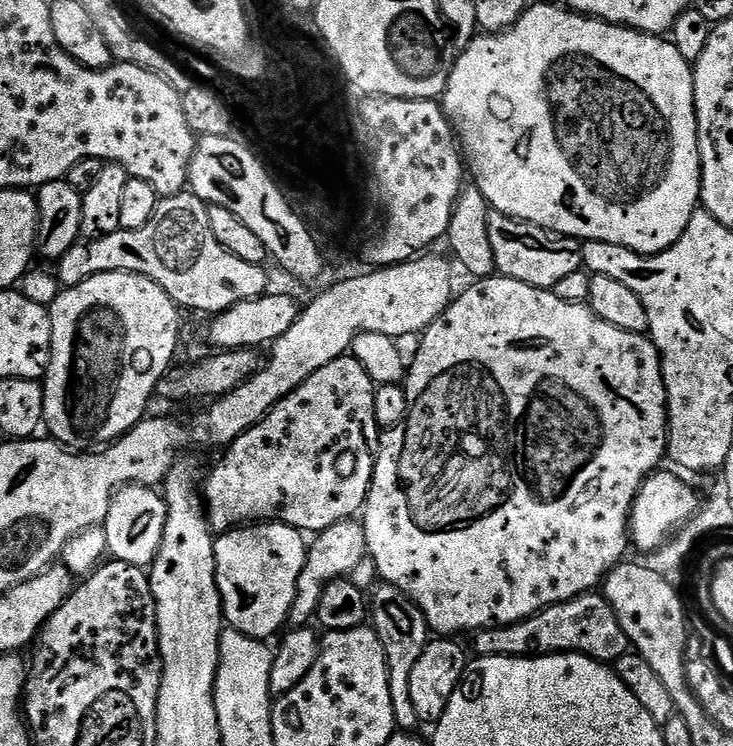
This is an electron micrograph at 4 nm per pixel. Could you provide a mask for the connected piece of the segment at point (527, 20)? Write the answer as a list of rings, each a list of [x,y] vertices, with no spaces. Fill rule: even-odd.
[[[532,2],[525,8],[518,18],[518,22],[514,22],[514,26],[510,26],[505,32],[477,35],[475,40],[463,45],[461,52],[464,53],[460,57],[458,55],[455,57],[452,71],[448,73],[448,84],[444,87],[442,107],[452,124],[452,131],[456,133],[459,147],[462,149],[463,159],[466,161],[467,171],[470,173],[471,183],[487,198],[489,205],[495,211],[513,216],[519,220],[525,220],[531,224],[537,224],[546,230],[557,232],[563,236],[574,236],[581,242],[597,240],[598,242],[610,242],[614,246],[626,246],[630,250],[640,253],[641,256],[657,256],[662,250],[674,246],[674,242],[678,242],[678,238],[682,238],[690,218],[698,211],[698,205],[700,204],[700,151],[698,150],[698,126],[696,125],[696,107],[694,106],[693,65],[686,58],[682,58],[682,54],[678,54],[678,50],[671,39],[660,34],[625,28],[622,24],[611,24],[605,20],[597,20],[595,16],[581,16],[580,13],[574,12],[570,8],[561,8],[559,3],[556,2],[552,2],[552,4]]]

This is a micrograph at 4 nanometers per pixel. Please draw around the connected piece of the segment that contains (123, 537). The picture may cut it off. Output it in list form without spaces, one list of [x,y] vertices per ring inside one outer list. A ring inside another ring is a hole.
[[[129,484],[128,487],[115,492],[102,525],[108,543],[107,555],[130,566],[147,569],[160,549],[167,517],[168,505],[155,487]]]

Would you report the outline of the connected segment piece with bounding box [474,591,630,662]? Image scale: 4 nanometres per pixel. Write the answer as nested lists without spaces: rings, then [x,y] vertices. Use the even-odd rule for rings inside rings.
[[[595,591],[576,596],[534,613],[516,624],[506,624],[477,631],[476,656],[530,656],[550,652],[580,652],[595,660],[614,662],[630,651],[626,630],[618,626],[618,618],[610,602]]]

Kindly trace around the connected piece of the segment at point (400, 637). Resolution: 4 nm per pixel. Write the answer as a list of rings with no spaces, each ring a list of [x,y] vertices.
[[[380,582],[377,585],[377,588],[370,592],[370,627],[378,634],[382,650],[386,654],[390,674],[390,698],[394,706],[397,729],[412,730],[417,727],[418,721],[414,714],[414,702],[410,702],[410,670],[414,670],[418,654],[422,654],[428,644],[430,629],[415,600],[411,600],[393,584]]]

